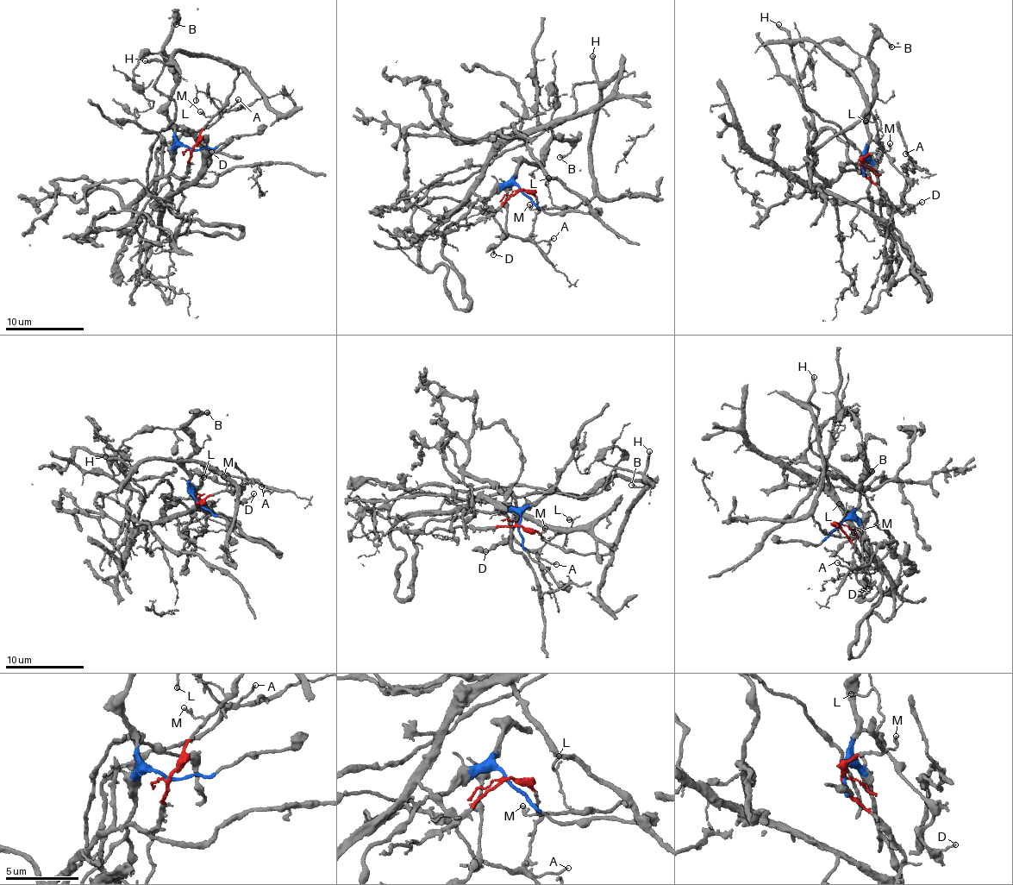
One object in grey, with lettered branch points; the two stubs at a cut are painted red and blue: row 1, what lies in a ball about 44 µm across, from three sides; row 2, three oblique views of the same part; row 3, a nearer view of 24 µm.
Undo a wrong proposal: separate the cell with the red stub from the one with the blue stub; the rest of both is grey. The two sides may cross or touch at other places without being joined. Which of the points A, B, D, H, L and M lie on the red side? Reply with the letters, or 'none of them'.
H, L, M

